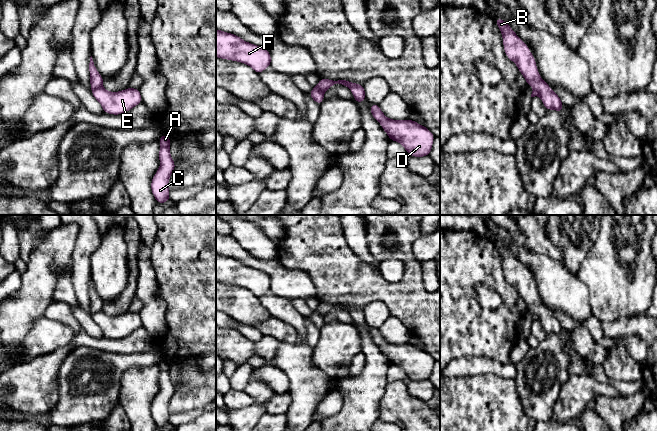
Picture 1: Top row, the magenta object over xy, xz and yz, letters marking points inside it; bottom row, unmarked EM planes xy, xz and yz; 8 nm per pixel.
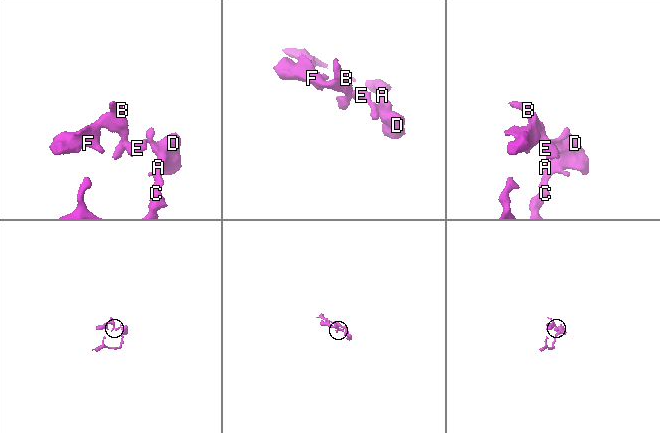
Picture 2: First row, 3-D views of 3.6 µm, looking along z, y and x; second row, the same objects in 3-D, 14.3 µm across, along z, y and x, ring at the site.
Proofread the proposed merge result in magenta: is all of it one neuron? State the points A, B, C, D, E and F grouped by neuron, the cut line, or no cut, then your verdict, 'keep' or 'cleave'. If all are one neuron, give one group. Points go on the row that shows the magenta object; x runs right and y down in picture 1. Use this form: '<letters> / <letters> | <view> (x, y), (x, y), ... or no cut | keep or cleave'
A C D E / B F | xy (101, 85), (91, 91) | cleave

